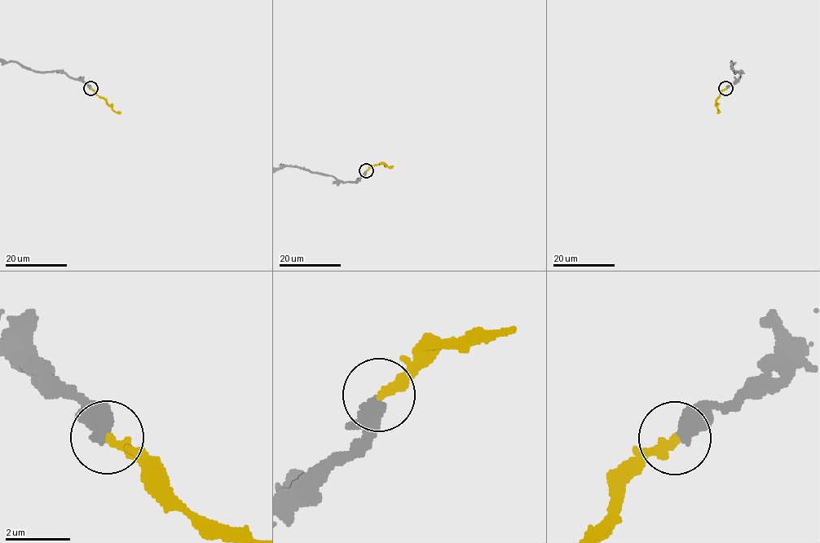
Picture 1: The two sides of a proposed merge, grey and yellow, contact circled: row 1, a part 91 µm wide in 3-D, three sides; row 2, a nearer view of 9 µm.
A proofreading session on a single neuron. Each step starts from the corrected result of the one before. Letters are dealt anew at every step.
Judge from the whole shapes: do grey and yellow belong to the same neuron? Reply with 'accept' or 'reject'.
accept

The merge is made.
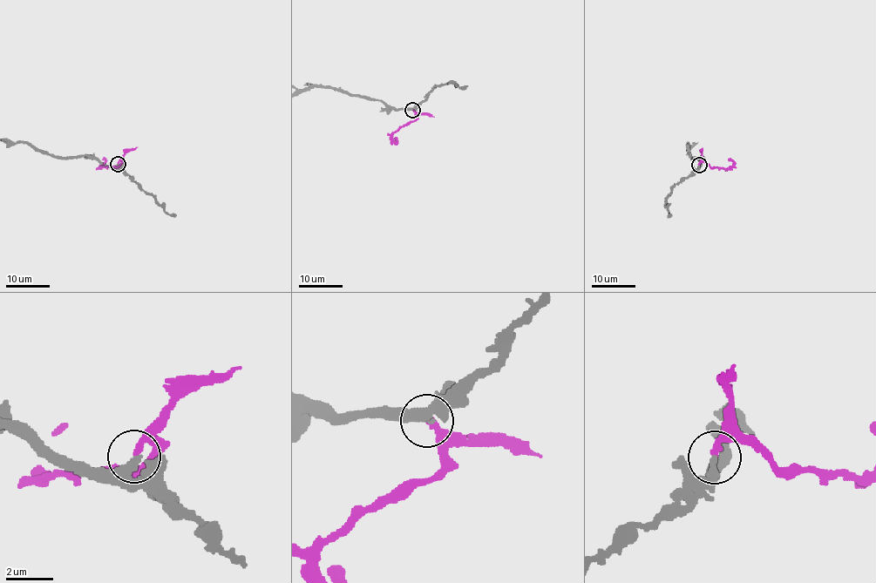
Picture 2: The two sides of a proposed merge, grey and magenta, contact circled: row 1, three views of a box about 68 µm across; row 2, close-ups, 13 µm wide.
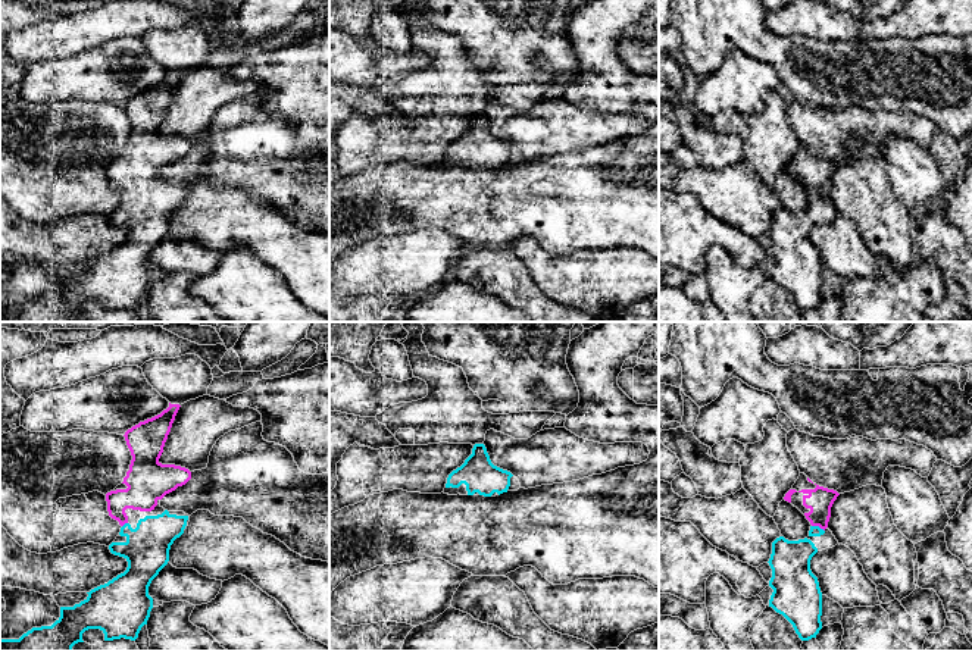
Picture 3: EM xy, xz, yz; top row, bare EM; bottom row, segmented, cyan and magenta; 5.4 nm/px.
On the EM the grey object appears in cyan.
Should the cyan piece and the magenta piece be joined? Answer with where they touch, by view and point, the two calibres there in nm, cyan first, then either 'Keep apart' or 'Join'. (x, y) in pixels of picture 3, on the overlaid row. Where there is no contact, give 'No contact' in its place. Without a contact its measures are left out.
Touches cyan at yz (818, 526). Thickness 60 nm (cyan) against 140 nm. Join

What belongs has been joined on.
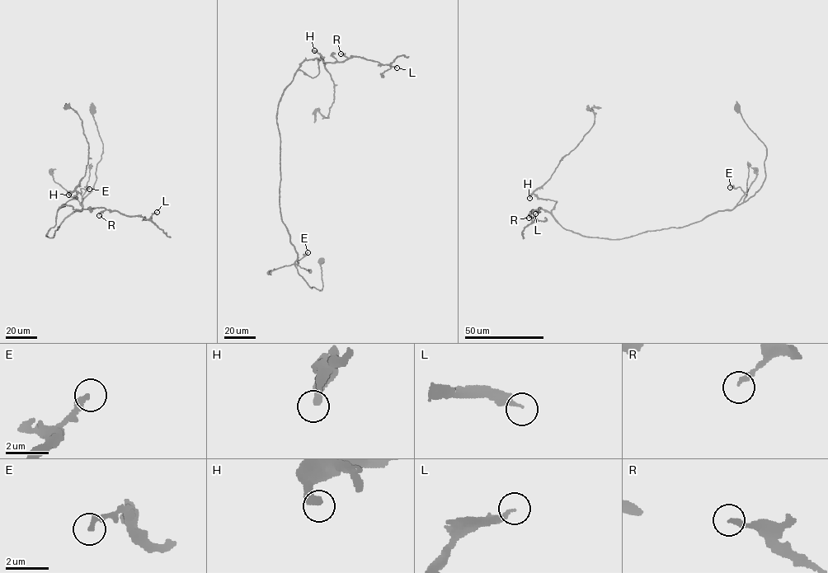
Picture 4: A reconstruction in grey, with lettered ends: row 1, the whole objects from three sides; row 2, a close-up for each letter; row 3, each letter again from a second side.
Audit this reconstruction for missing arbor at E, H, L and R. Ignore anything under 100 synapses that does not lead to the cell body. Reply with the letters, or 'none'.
L

